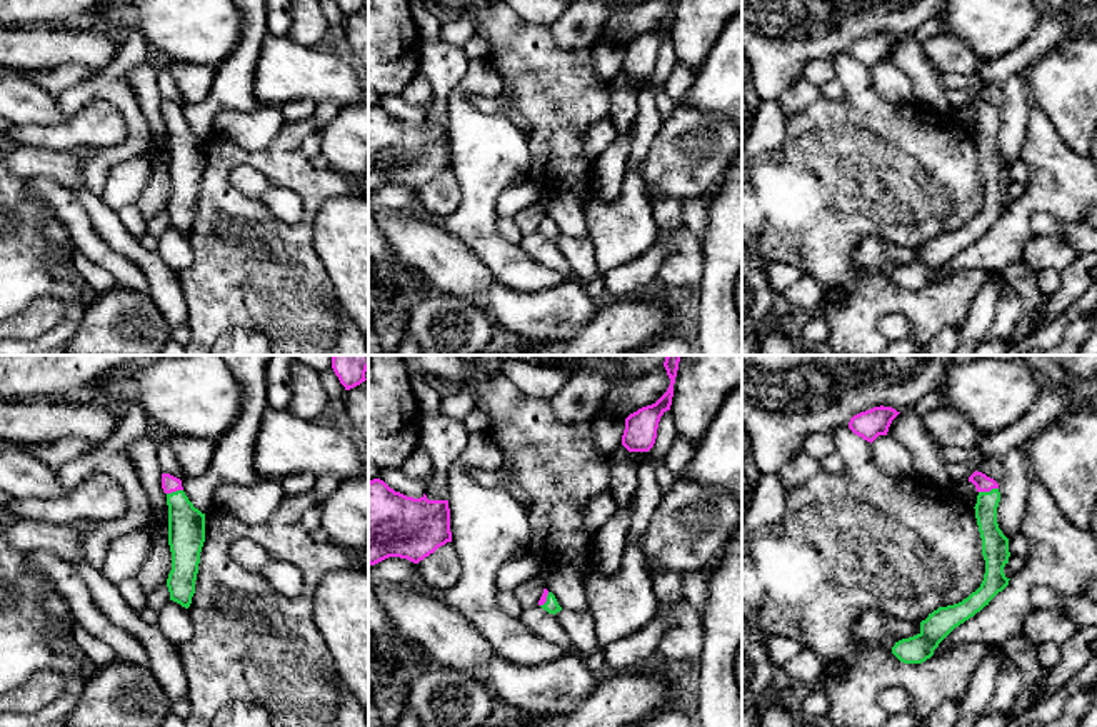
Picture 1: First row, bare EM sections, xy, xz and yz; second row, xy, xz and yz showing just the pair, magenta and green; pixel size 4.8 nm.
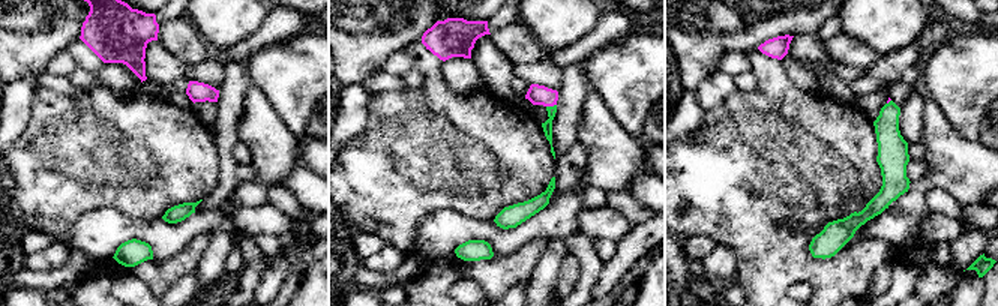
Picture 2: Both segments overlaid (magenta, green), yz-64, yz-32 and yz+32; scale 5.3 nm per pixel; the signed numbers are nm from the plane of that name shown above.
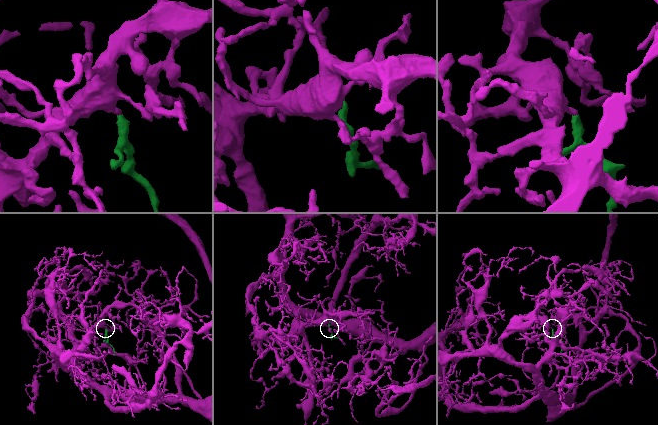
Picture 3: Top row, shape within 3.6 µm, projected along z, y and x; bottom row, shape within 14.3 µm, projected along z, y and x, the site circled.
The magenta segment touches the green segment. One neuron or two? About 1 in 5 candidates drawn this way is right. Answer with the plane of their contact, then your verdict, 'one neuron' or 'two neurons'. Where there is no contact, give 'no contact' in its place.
meets magenta in yz; one neuron

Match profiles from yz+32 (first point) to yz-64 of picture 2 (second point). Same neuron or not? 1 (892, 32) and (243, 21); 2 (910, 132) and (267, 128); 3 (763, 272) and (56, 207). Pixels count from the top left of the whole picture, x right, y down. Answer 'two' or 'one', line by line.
1: one
2: two
3: one

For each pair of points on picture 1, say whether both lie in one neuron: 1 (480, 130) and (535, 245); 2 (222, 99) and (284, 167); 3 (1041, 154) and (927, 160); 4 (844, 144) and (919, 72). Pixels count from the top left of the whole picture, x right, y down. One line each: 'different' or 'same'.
1: different
2: different
3: different
4: different

